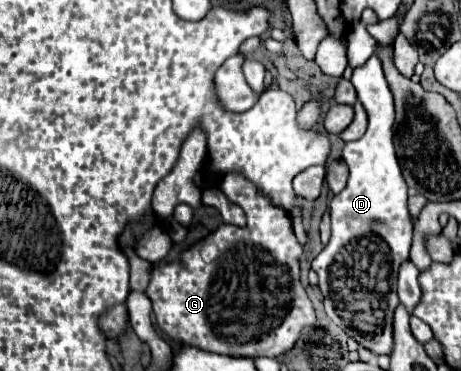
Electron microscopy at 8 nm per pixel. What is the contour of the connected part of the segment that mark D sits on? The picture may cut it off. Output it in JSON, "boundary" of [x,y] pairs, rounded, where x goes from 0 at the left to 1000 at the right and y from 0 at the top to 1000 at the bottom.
{"boundary":[[[820,143],[768,186],[764,229],[777,251],[777,272],[790,283],[798,305],[798,353],[777,375],[746,391],[746,434],[759,450],[755,499],[746,515],[725,526],[716,542],[716,580],[720,580],[720,644],[694,677],[694,687],[677,704],[677,725],[690,741],[690,774],[703,795],[703,833],[711,854],[738,876],[759,908],[768,908],[781,930],[811,946],[816,957],[850,951],[850,849],[855,827],[863,822],[859,795],[859,741],[872,704],[885,698],[889,655],[894,655],[894,590],[881,558],[881,488],[872,477],[855,391],[850,391],[850,337],[855,337],[855,272],[846,256],[846,235],[837,224],[829,170]]]}

